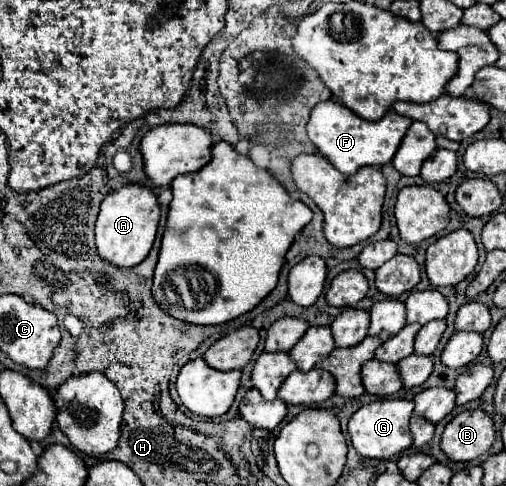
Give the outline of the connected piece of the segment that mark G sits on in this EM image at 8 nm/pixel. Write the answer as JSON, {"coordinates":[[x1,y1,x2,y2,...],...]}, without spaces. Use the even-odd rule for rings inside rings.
{"coordinates":[[377,400,361,406,349,420,349,434,355,450,367,458,391,458,407,448,411,448,413,438,409,432,409,418,413,414,411,400]]}

